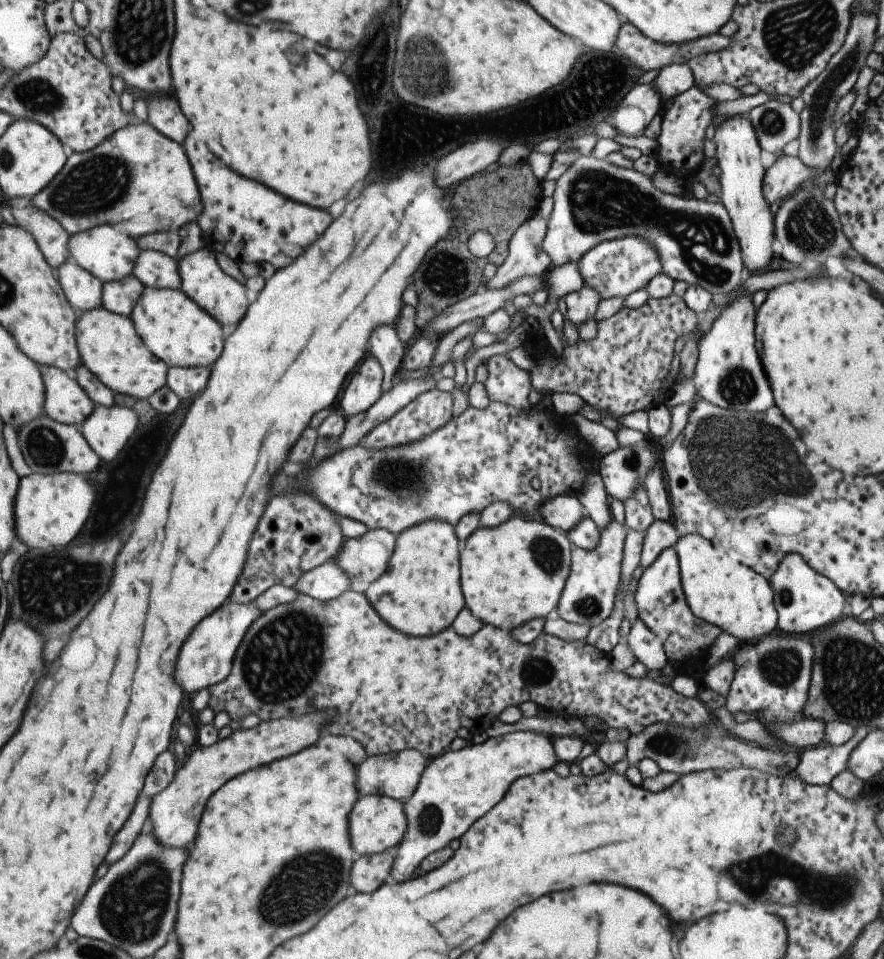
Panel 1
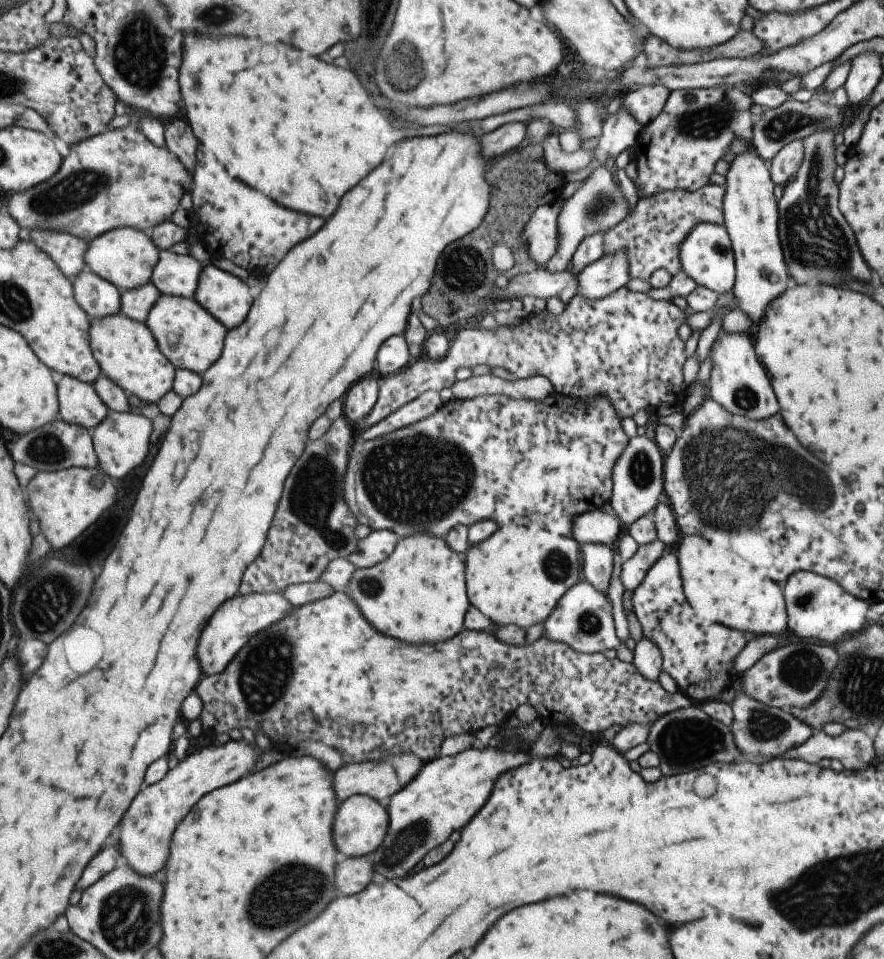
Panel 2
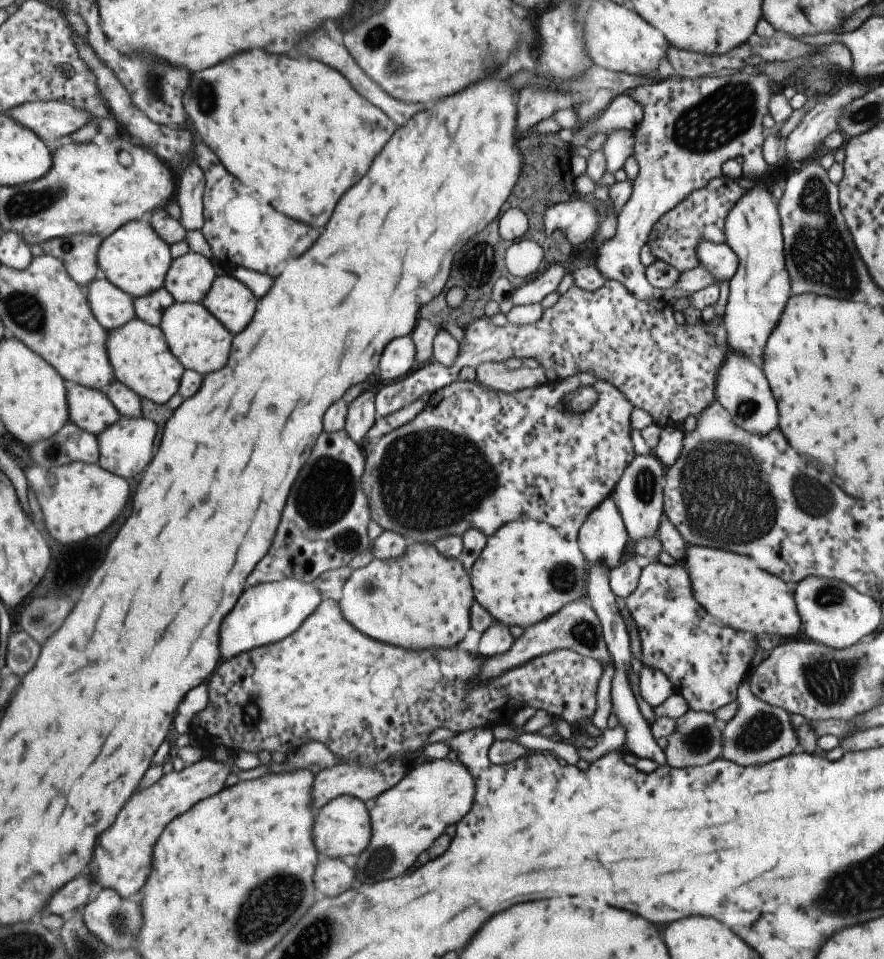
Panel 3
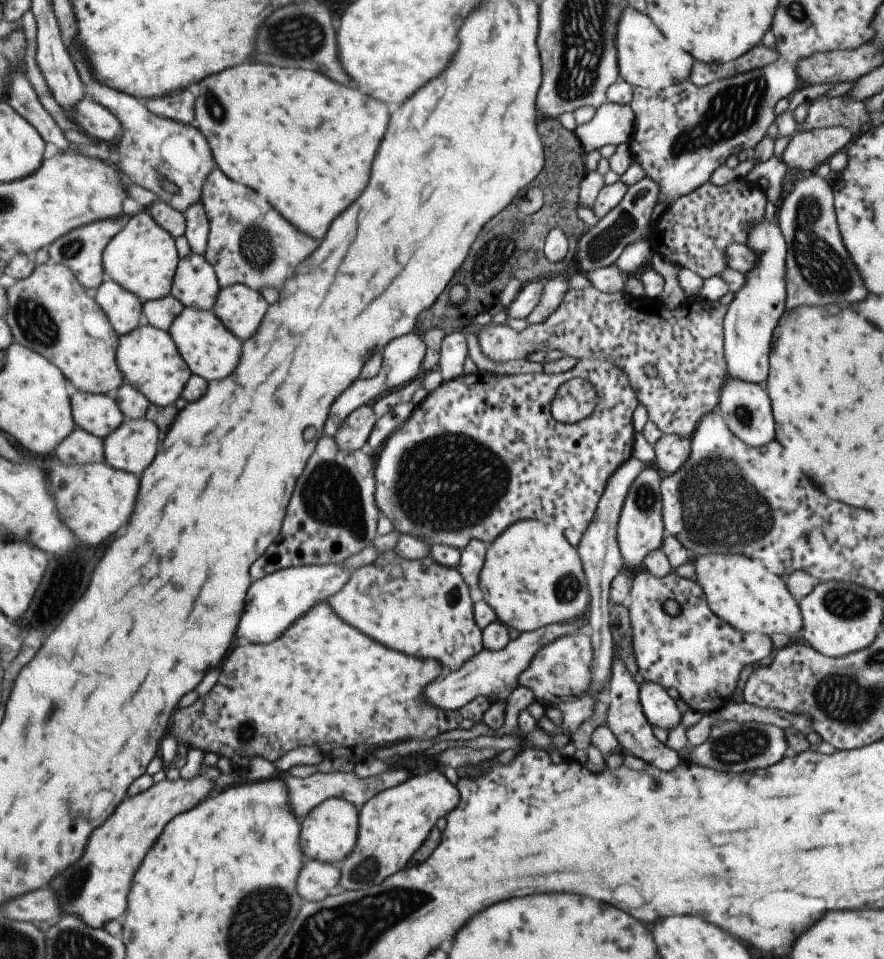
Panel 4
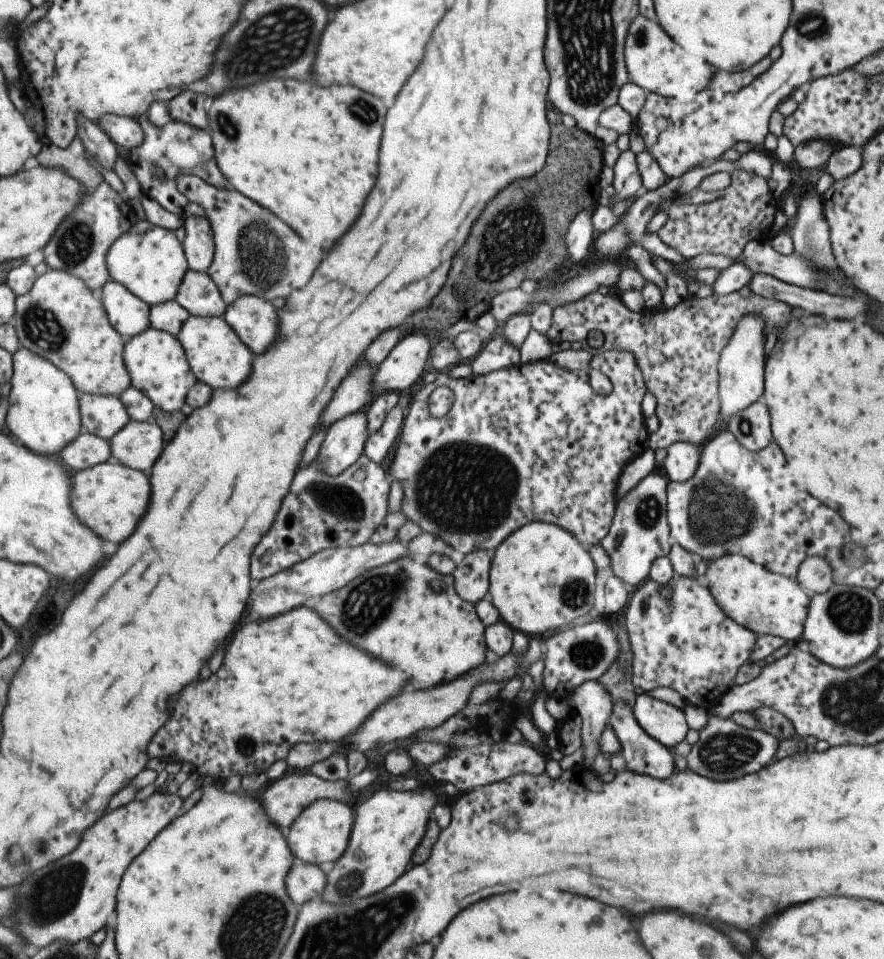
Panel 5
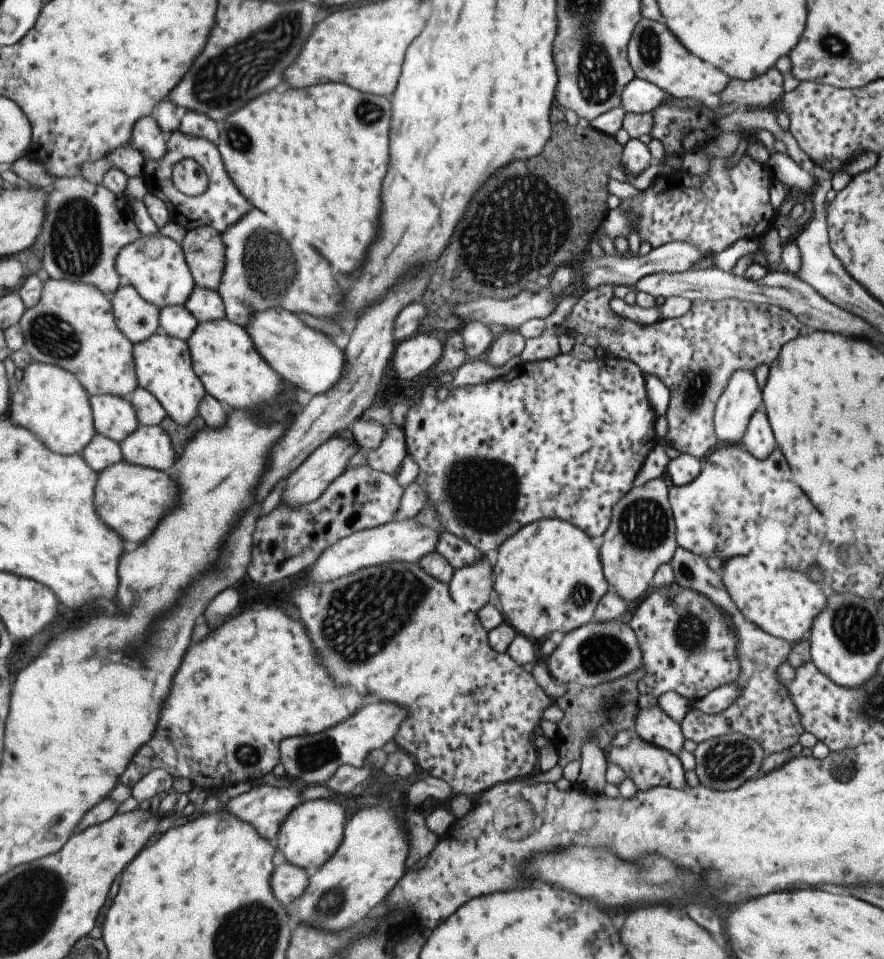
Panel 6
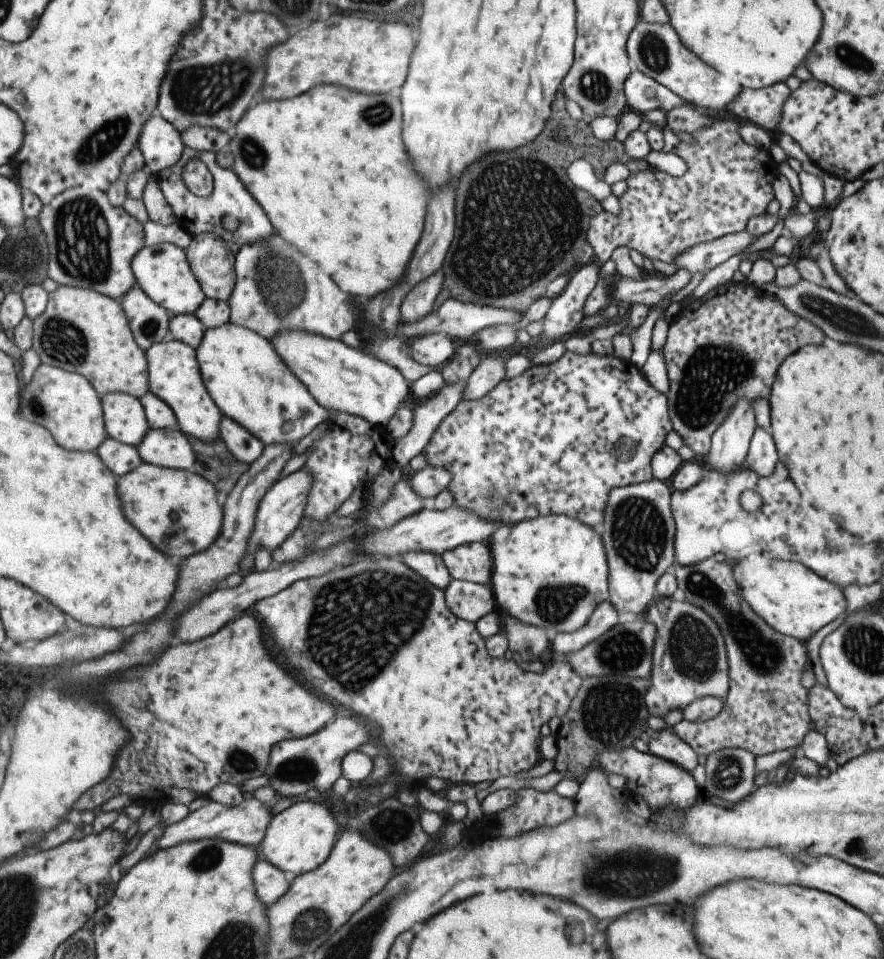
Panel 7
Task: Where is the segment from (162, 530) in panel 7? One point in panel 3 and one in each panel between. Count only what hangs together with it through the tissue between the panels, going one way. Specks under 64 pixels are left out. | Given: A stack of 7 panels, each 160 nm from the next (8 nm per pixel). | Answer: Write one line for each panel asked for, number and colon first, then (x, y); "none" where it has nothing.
3: (78, 500)
4: (94, 500)
5: (110, 497)
6: (131, 499)

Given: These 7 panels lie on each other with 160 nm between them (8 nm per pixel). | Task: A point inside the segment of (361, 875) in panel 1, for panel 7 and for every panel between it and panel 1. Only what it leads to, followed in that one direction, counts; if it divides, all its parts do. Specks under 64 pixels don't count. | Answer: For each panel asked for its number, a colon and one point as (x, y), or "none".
2: (352, 874)
3: (331, 877)
4: (314, 880)
5: (304, 881)
6: (287, 882)
7: (270, 883)

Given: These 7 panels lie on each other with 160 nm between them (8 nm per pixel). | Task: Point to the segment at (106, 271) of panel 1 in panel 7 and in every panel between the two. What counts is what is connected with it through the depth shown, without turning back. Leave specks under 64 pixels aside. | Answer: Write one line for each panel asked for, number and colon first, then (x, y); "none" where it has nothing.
2: (125, 256)
3: (133, 257)
4: (142, 258)
5: (148, 260)
6: (163, 279)
7: (161, 271)

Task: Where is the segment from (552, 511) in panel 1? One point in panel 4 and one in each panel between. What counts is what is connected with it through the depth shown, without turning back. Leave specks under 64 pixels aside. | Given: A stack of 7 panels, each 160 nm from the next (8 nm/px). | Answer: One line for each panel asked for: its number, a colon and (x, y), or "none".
2: (592, 527)
3: (602, 537)
4: (598, 550)

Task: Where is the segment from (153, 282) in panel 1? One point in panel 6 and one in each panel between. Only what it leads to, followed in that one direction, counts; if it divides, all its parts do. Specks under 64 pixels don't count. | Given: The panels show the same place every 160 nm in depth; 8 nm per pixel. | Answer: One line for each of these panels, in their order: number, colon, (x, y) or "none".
2: (176, 275)
3: (188, 277)
4: (194, 284)
5: (197, 294)
6: (205, 305)

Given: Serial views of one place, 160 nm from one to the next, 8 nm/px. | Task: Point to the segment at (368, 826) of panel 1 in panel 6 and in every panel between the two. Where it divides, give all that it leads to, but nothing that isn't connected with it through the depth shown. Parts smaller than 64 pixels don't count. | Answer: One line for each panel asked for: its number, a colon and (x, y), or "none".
2: (360, 823)
3: (342, 827)
4: (328, 832)
5: (320, 832)
6: (311, 832)

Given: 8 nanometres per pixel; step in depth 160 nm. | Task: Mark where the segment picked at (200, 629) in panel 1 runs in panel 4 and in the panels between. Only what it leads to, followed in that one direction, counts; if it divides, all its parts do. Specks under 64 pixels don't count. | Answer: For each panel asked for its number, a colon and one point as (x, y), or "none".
2: (235, 621)
3: (265, 613)
4: (272, 604)

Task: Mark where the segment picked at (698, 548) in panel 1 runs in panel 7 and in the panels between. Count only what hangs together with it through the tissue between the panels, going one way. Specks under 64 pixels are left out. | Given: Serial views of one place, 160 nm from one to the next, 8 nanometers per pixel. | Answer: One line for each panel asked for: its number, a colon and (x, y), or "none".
2: (718, 589)
3: (732, 589)
4: (740, 591)
5: (767, 603)
6: (783, 603)
7: (789, 598)

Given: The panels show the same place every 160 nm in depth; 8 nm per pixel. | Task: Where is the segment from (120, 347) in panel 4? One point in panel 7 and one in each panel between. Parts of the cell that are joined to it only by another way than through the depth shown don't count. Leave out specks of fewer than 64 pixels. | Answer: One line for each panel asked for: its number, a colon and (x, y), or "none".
5: (157, 365)
6: (162, 364)
7: (173, 375)

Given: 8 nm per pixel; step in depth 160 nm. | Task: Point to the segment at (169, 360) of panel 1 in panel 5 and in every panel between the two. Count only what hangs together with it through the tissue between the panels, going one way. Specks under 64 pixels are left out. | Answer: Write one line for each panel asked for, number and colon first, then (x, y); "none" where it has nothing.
2: (190, 338)
3: (199, 342)
4: (209, 350)
5: (215, 356)

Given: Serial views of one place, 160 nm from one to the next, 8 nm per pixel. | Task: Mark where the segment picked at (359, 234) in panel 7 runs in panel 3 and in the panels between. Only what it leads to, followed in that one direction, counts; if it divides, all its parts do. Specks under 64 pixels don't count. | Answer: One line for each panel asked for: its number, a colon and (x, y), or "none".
3: (298, 121)
4: (308, 141)
5: (310, 159)
6: (325, 190)

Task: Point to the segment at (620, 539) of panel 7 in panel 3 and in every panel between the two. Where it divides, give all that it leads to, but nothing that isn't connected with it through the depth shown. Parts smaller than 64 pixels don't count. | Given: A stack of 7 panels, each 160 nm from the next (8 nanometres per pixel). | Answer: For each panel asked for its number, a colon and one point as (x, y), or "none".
3: (637, 495)
4: (639, 530)
5: (638, 533)
6: (640, 536)

